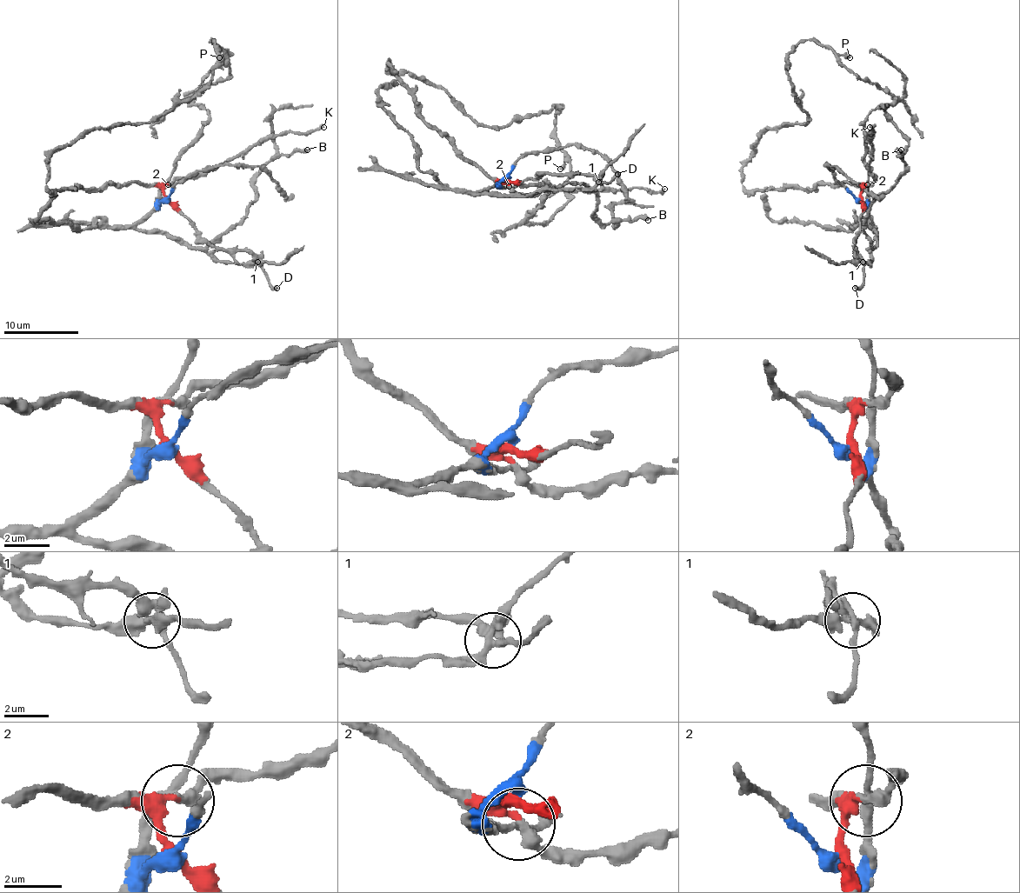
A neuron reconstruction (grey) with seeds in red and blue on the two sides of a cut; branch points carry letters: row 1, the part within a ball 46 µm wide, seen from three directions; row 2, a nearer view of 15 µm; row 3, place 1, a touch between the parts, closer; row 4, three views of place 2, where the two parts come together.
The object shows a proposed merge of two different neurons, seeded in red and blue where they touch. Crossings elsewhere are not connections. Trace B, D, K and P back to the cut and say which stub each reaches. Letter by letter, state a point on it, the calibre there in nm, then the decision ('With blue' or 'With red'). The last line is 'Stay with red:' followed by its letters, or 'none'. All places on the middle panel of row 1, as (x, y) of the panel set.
B: Place: (648, 220). Thickness 460 nm. With blue
D: Place: (617, 174). Thickness 340 nm. With red
K: Place: (664, 189). Thickness 340 nm. With red
P: Place: (560, 169). Thickness 360 nm. With red
Stay with red: D, K, P

